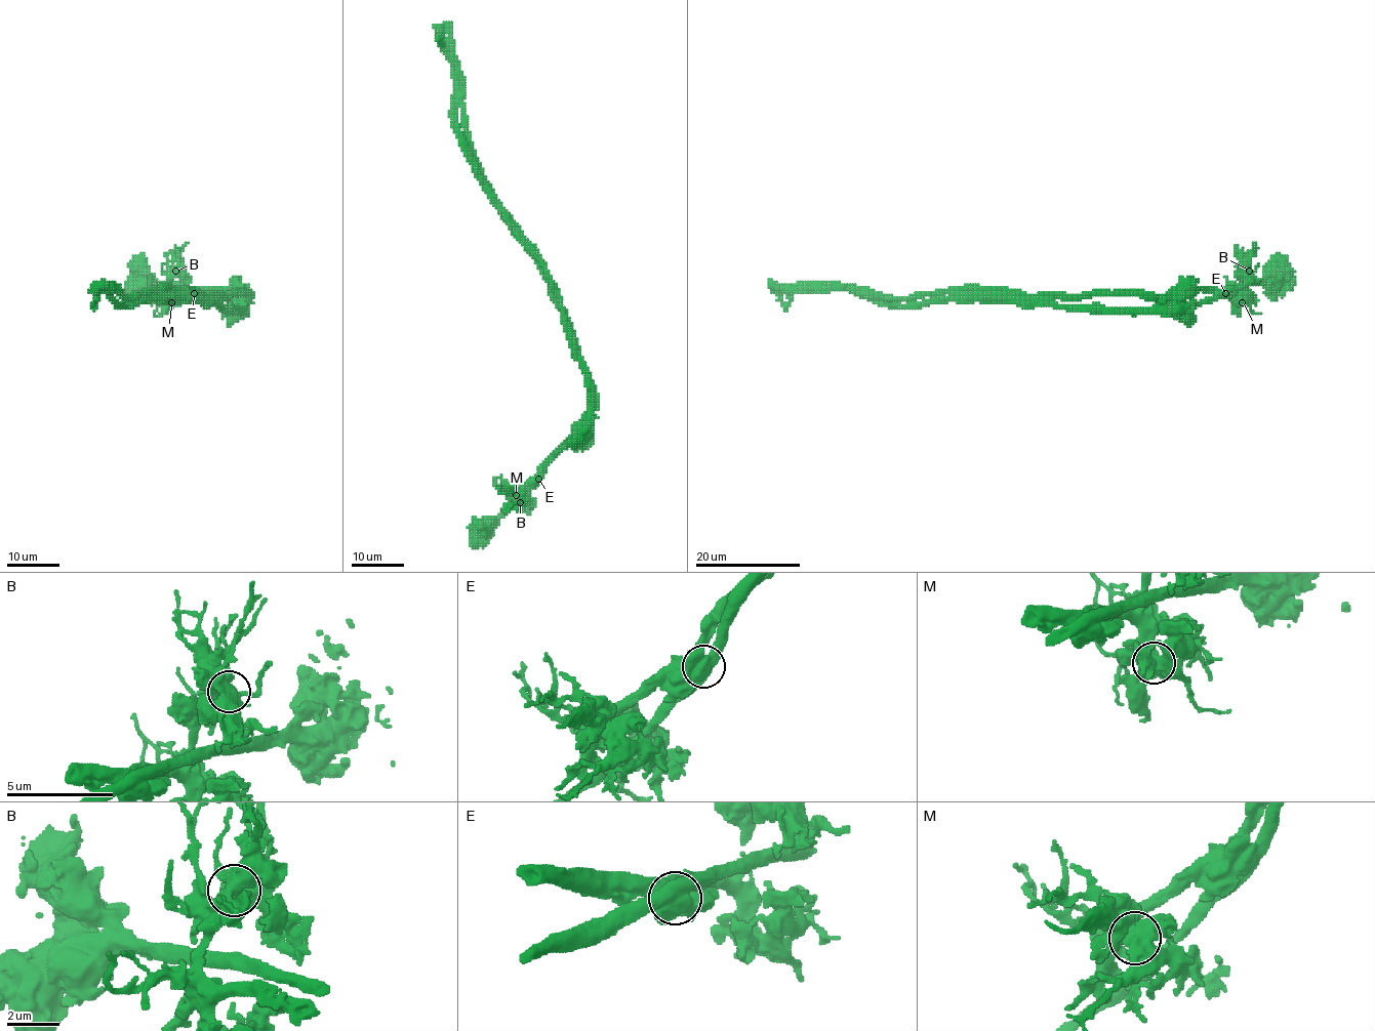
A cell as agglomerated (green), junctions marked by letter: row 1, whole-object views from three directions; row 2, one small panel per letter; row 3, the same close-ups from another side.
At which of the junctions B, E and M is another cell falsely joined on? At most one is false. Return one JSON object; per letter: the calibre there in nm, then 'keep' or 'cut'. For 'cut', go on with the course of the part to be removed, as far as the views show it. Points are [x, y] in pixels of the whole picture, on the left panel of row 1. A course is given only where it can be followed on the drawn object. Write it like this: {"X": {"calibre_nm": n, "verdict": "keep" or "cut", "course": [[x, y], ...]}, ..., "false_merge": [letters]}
{"B": {"calibre_nm": 600, "verdict": "keep"}, "E": {"calibre_nm": 650, "verdict": "cut", "course": [[194, 293], [233, 290], [241, 295], [148, 292], [126, 297], [103, 280]]}, "M": {"calibre_nm": 550, "verdict": "keep"}, "false_merge": ["E"]}

